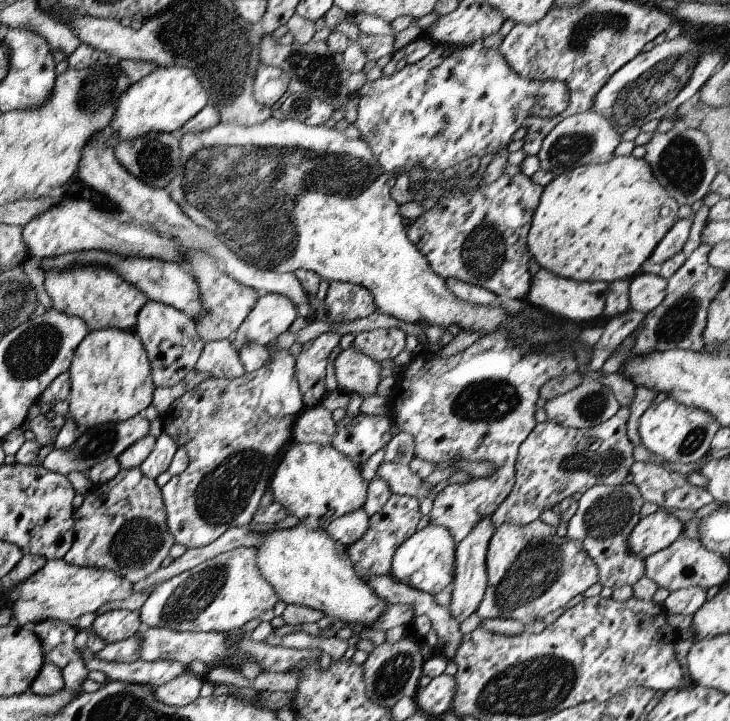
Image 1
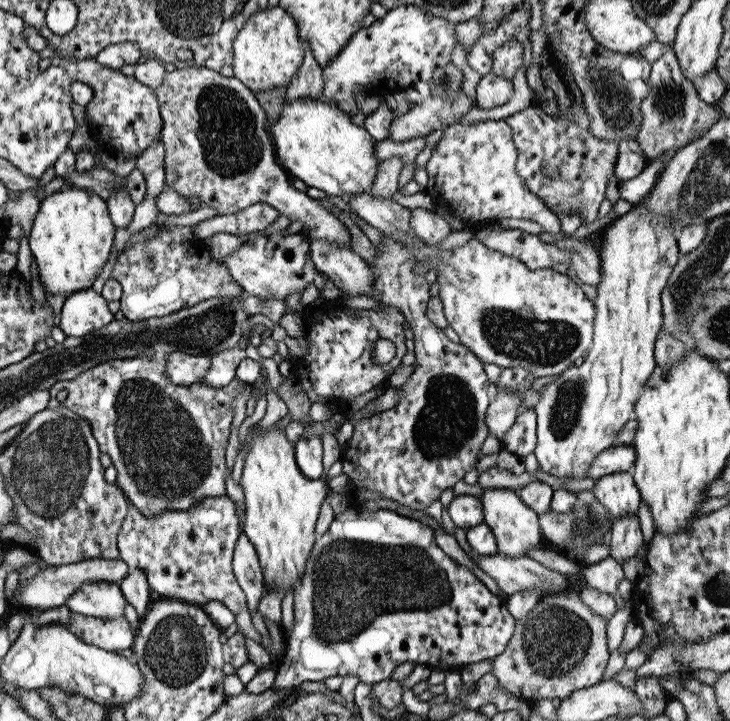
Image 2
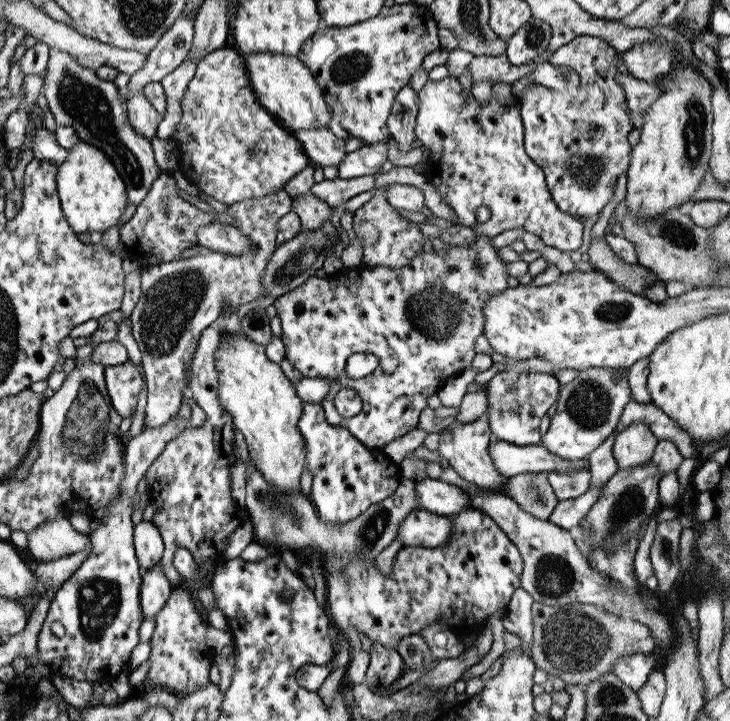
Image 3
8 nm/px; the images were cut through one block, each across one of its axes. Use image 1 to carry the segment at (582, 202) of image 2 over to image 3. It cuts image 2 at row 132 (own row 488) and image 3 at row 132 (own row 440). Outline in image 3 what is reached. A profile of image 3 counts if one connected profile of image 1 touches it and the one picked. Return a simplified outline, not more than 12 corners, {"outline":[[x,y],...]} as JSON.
{"outline":[[576,36],[549,64],[573,104],[529,84],[523,150],[557,208],[597,215],[626,172],[622,54]]}

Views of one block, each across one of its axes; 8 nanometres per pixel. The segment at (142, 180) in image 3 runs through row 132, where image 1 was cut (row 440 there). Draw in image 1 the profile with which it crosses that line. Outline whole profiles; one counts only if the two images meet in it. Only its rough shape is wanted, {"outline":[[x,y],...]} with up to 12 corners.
{"outline":[[139,412],[82,430],[40,465],[63,476],[117,458],[147,435]]}

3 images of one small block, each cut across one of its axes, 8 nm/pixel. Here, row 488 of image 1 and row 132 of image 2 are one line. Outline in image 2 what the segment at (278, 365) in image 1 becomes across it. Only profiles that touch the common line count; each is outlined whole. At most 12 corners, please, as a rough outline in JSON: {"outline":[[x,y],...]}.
{"outline":[[169,67],[154,90],[164,187],[217,215],[264,202],[309,241],[343,222],[291,185],[234,77]]}

